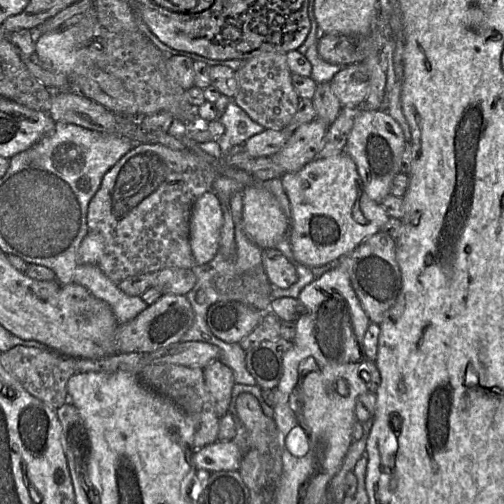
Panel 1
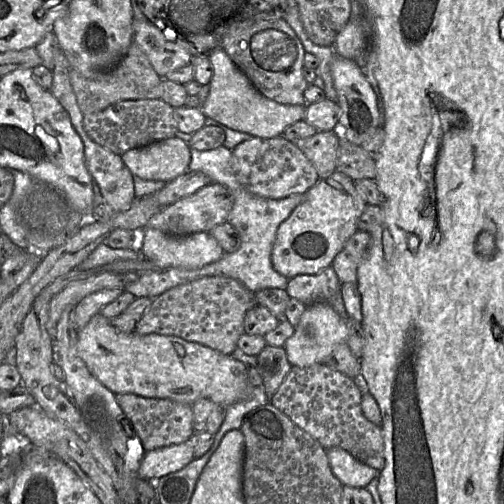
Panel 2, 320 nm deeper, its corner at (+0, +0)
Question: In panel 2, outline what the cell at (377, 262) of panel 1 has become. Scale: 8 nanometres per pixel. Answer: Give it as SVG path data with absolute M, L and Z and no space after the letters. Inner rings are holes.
M357 230L334 257L331 266L341 284L357 283L357 269L367 254L370 241L370 233Z

